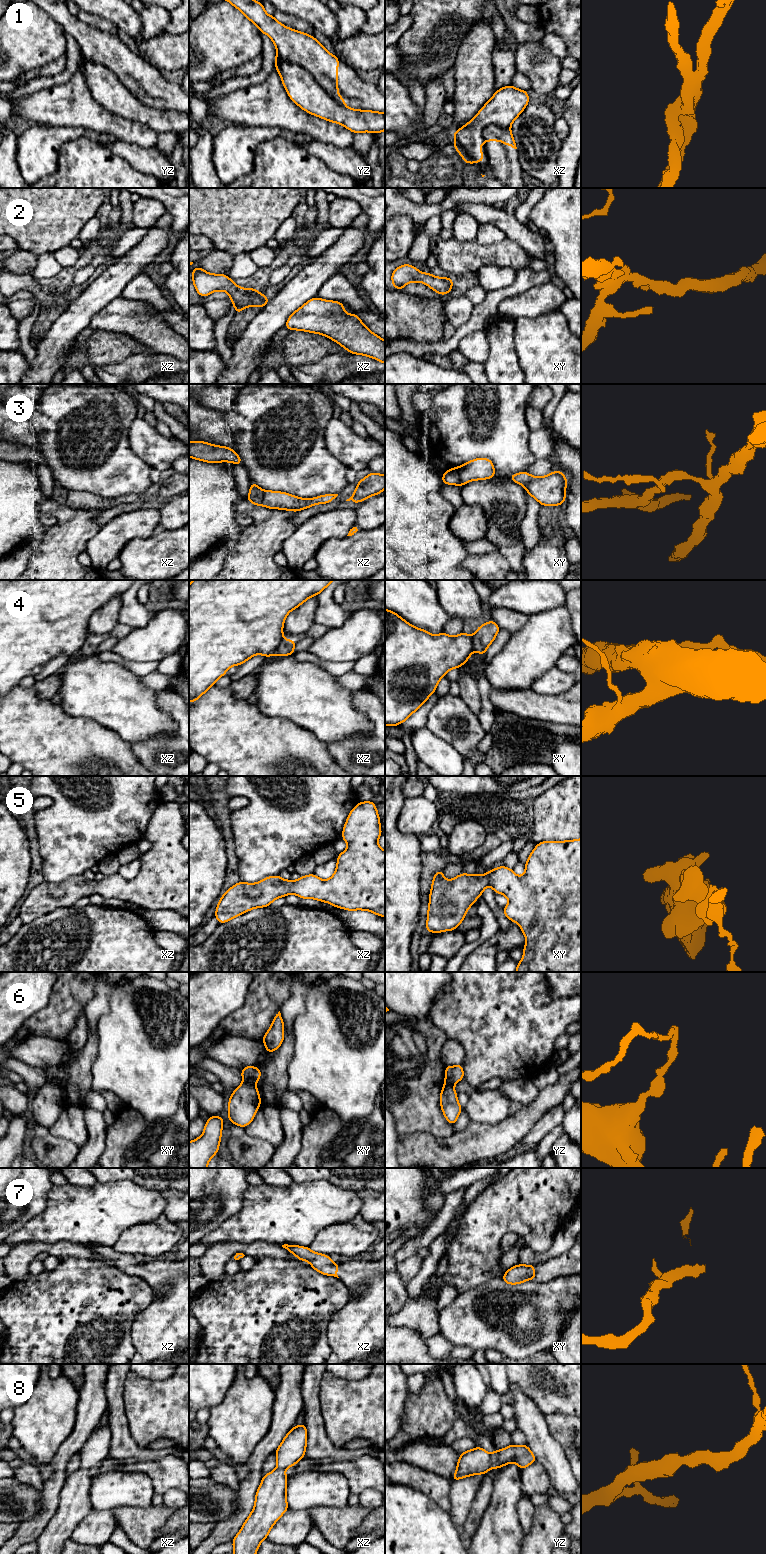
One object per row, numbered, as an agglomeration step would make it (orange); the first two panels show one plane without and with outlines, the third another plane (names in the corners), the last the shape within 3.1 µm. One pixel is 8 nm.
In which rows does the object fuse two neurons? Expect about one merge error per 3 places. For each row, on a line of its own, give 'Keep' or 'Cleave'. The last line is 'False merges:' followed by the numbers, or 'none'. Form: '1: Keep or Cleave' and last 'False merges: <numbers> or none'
1: Cleave
2: Keep
3: Cleave
4: Cleave
5: Keep
6: Cleave
7: Keep
8: Keep
False merges: 1, 3, 4, 6

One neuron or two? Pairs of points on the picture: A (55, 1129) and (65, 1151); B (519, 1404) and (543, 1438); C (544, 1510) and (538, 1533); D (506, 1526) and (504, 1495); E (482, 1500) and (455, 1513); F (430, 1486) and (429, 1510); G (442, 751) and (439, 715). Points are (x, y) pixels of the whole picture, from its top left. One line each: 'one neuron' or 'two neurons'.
A: two neurons
B: one neuron
C: one neuron
D: one neuron
E: two neurons
F: two neurons
G: two neurons

